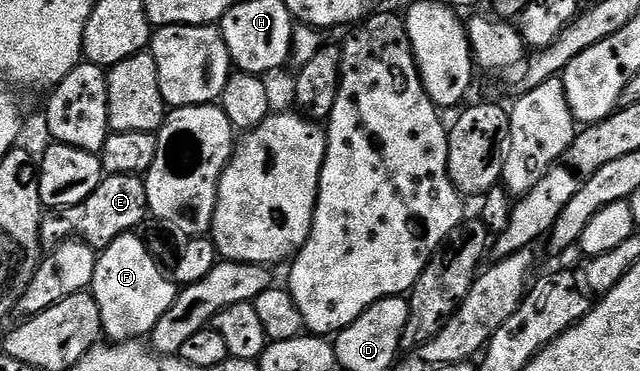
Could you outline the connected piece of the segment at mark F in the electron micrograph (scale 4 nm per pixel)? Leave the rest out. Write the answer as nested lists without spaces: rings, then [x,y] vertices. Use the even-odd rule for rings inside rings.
[[[133,232],[118,236],[114,244],[99,251],[94,268],[90,293],[98,304],[103,337],[112,344],[134,342],[151,335],[158,320],[170,312],[178,293],[177,283],[160,271],[155,256],[138,235]]]

